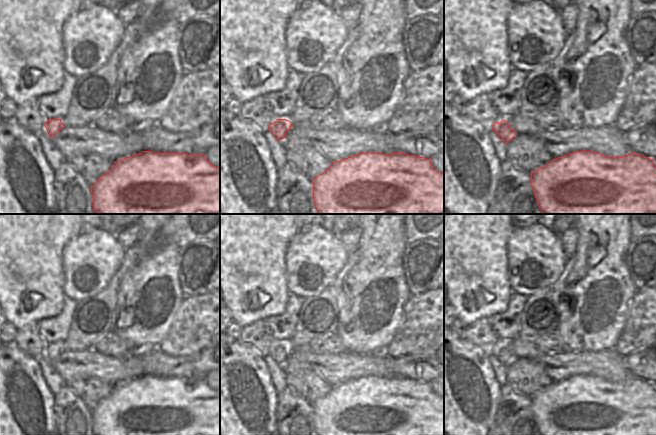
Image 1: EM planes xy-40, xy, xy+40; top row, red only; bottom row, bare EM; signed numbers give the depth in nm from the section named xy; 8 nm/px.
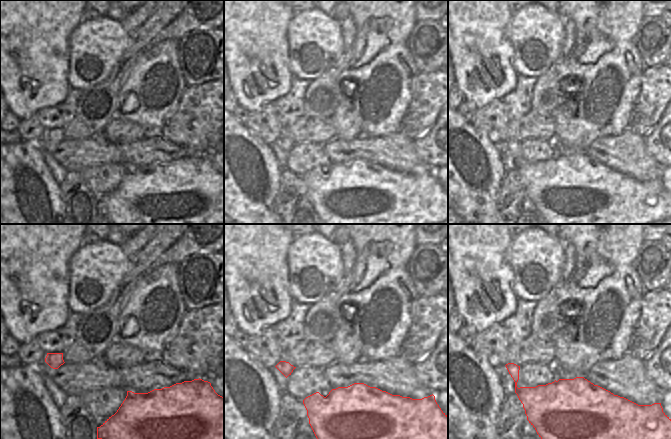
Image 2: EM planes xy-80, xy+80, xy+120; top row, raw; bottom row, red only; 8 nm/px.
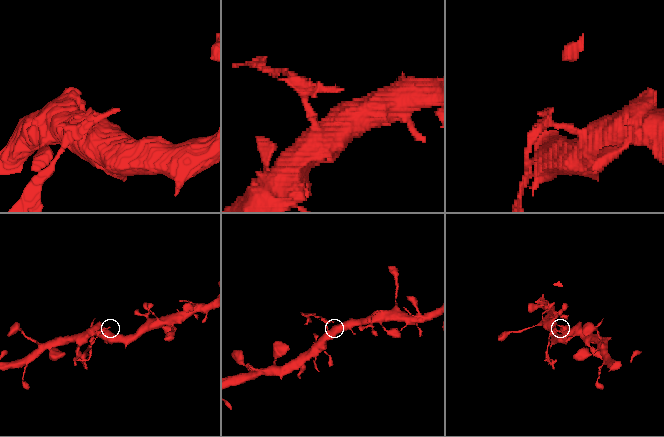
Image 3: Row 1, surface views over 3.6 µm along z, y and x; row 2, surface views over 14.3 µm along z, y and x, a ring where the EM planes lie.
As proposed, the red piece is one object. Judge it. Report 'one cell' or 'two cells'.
two cells

